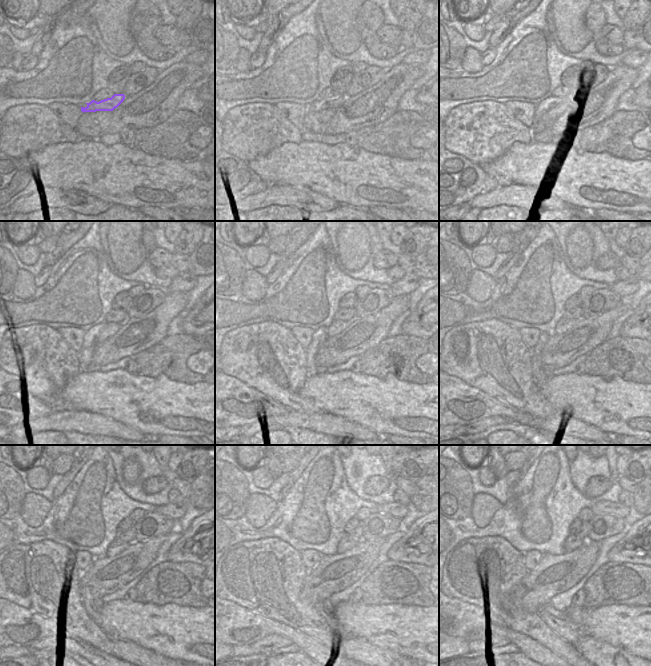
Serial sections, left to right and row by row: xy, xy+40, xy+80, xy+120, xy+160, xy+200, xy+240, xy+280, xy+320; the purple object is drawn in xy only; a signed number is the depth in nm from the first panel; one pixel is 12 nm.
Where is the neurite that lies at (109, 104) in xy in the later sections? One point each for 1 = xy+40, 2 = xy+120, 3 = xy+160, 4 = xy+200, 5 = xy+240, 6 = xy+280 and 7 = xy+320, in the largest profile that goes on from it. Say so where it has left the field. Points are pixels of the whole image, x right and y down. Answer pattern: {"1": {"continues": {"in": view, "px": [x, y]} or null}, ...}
{"1": {"continues": {"in": "xy+40", "px": [320, 104]}}, "2": {"continues": {"in": "xy+120", "px": [89, 345]}}, "3": {"continues": {"in": "xy+160", "px": [320, 335]}}, "4": {"continues": {"in": "xy+200", "px": [540, 378]}}, "5": {"continues": {"in": "xy+240", "px": [93, 606]}}, "6": {"continues": {"in": "xy+280", "px": [329, 619]}}, "7": {"continues": {"in": "xy+320", "px": [565, 629]}}}

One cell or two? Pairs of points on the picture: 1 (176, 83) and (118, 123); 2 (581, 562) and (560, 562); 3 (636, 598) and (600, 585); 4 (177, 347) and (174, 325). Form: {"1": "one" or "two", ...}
{"1": "one", "2": "one", "3": "one", "4": "two"}

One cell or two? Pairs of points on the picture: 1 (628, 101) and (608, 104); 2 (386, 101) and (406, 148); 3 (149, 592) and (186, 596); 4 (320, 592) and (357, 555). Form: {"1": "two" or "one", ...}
{"1": "two", "2": "two", "3": "one", "4": "one"}

